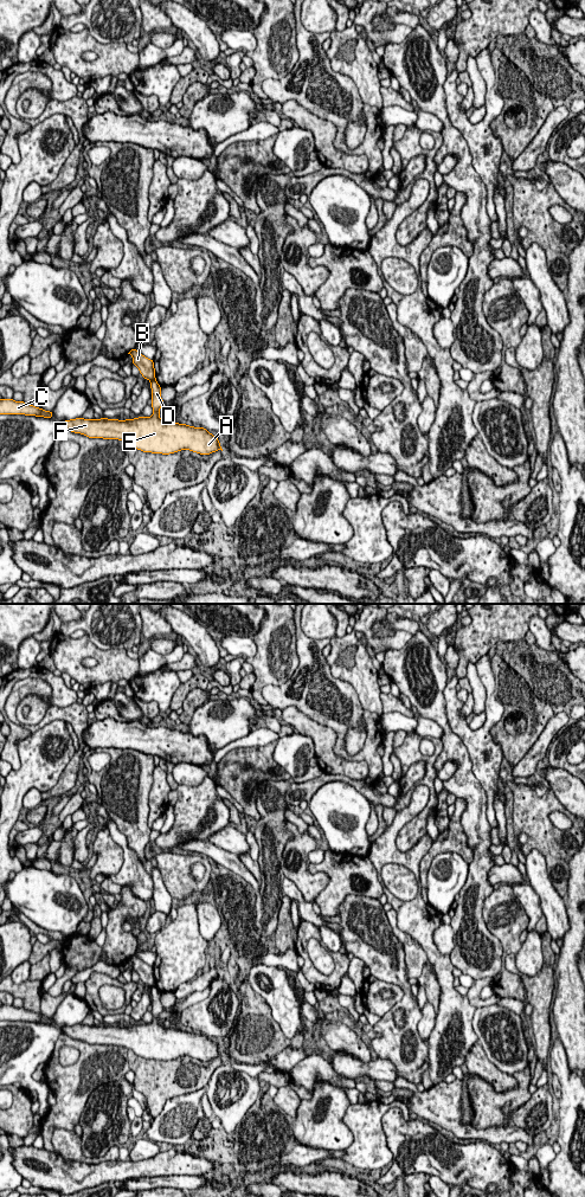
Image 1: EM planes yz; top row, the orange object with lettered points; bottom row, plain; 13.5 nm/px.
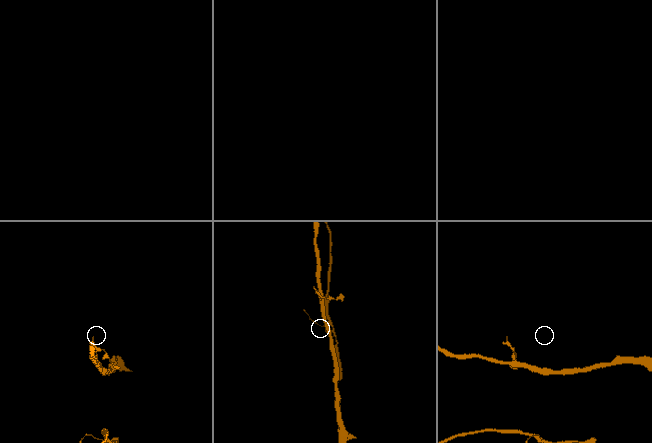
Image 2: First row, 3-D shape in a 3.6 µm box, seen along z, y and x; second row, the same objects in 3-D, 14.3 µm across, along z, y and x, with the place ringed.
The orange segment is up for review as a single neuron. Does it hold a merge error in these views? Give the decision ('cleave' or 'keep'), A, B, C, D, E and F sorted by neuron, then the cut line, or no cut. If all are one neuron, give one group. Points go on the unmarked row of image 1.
cleave | A C D E F / B | yz (154, 983), (150, 988)

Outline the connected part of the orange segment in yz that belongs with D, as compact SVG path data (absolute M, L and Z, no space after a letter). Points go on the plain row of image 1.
M154 984L150 987L153 1022L134 1025L76 1024L64 1027L63 1034L89 1044L118 1045L133 1050L137 1056L152 1060L169 1061L180 1056L189 1056L200 1061L210 1061L221 1056L216 1042L204 1034L194 1034L179 1029L165 1029L160 1025L161 992Z

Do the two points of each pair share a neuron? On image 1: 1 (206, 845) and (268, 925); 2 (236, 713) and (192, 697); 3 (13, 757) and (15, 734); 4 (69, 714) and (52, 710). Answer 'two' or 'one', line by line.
1: two
2: two
3: one
4: one

